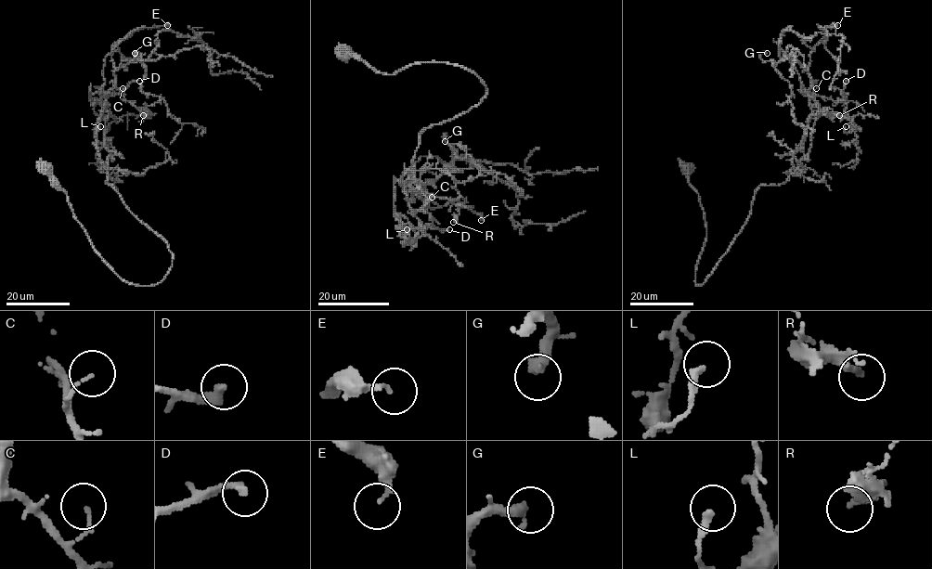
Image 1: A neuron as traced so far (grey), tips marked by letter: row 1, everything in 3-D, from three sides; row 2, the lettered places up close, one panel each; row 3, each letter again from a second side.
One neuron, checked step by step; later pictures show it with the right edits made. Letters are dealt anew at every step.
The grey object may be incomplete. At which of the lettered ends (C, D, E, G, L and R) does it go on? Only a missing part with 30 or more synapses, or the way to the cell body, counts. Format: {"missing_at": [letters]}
{"missing_at": []}

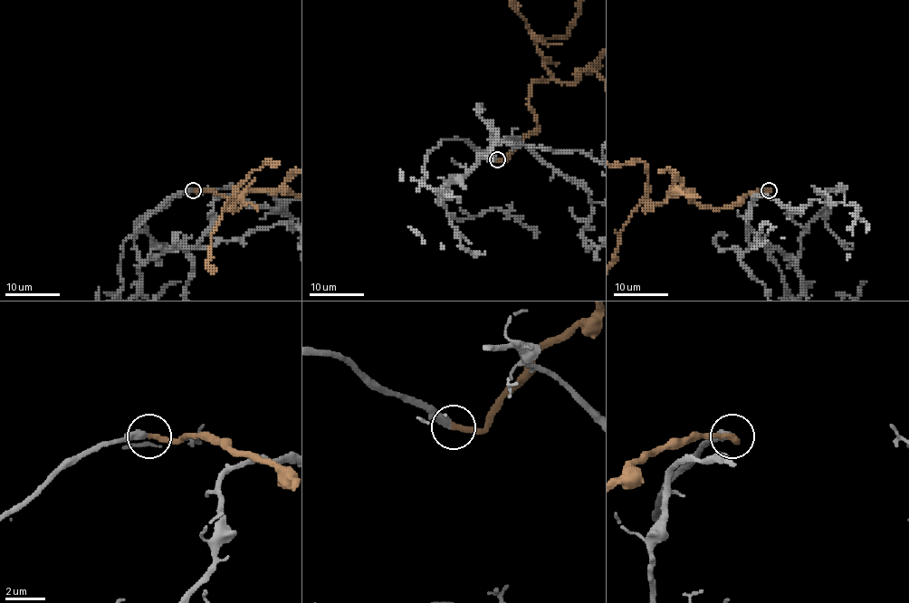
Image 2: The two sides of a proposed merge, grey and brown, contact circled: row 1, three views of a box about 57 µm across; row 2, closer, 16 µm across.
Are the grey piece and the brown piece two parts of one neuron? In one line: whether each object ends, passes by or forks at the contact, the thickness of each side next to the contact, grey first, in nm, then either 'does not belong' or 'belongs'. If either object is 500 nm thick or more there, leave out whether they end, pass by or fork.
grey ends there; brown ends there; 420 nm thick on the grey side, 320 nm on the other; belongs

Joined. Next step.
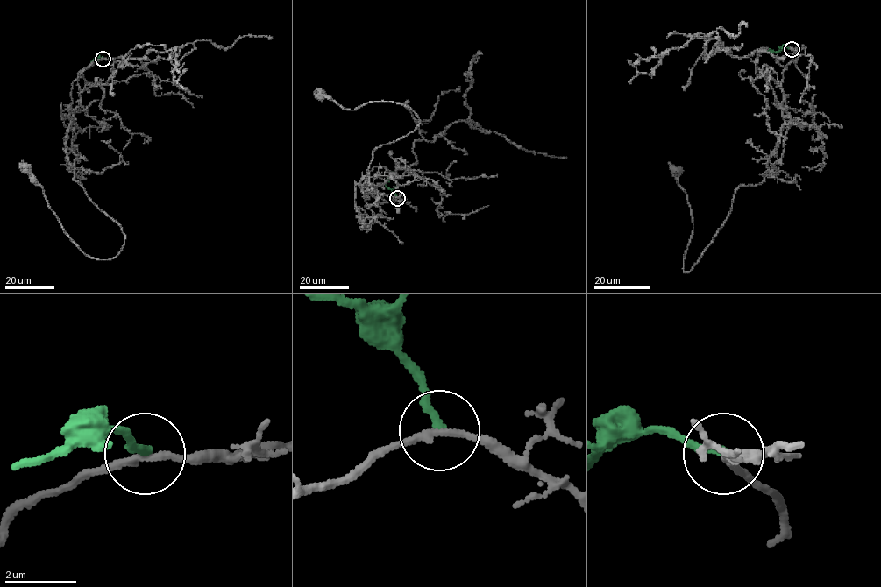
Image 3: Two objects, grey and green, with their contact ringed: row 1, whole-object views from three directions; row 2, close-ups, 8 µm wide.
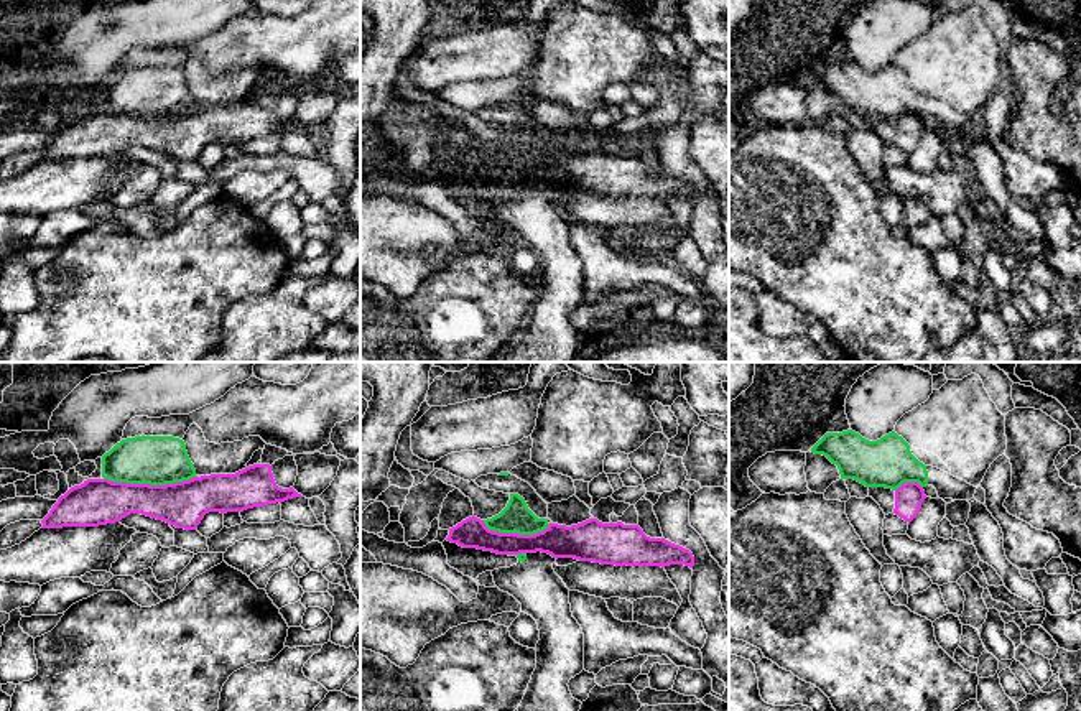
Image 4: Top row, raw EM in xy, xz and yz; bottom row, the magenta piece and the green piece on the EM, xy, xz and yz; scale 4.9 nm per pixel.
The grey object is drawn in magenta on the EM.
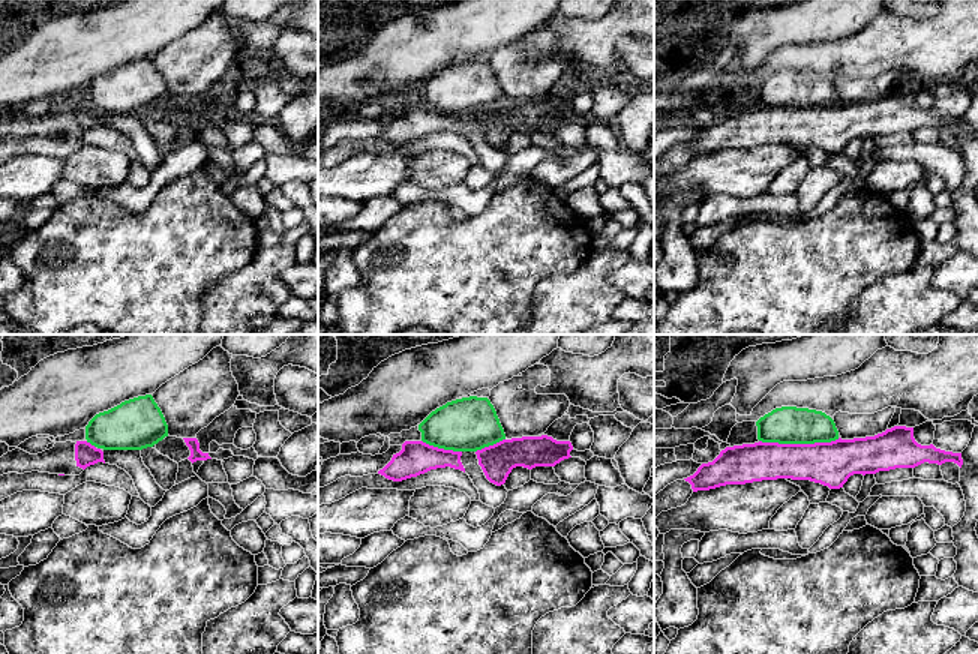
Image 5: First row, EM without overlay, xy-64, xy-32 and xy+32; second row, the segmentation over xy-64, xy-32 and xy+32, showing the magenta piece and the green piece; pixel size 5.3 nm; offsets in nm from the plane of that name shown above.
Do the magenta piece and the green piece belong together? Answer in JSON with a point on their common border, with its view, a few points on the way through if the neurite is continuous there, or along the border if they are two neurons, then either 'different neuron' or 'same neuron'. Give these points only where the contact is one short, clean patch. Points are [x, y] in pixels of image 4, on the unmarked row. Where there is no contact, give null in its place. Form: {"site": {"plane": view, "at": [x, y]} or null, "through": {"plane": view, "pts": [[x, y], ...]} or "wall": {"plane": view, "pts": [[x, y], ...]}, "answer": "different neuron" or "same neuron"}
{"site": {"plane": "xy", "at": [148, 116]}, "wall": {"plane": "xy", "pts": [[196, 107], [165, 116], [127, 116], [104, 111]]}, "answer": "different neuron"}

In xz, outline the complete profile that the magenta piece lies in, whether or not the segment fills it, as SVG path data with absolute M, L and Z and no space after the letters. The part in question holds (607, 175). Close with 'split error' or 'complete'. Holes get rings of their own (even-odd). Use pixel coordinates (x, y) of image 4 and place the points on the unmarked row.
M472 146L449 160L446 171L497 186L541 183L556 191L574 189L615 198L694 198L693 184L680 176L650 170L638 156L602 155L597 150L571 158L550 155L535 166L518 166L489 161L484 151Z; complete

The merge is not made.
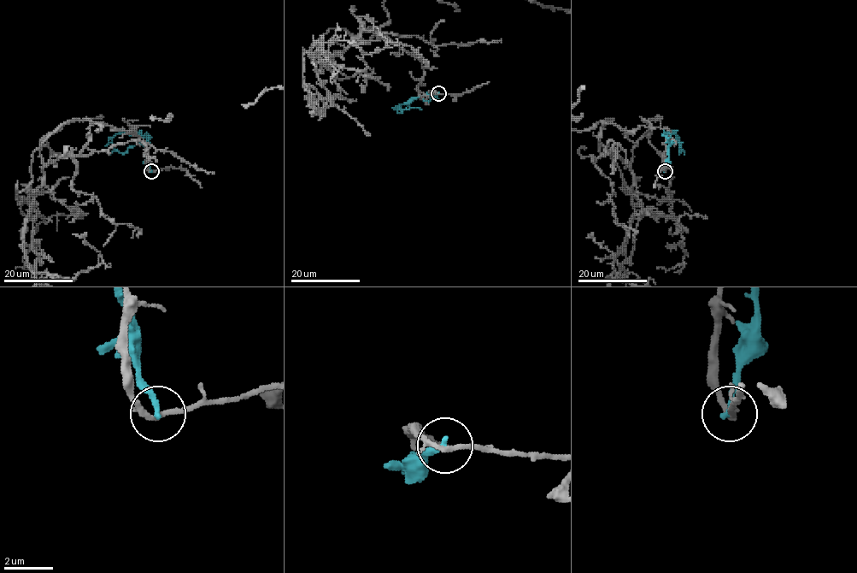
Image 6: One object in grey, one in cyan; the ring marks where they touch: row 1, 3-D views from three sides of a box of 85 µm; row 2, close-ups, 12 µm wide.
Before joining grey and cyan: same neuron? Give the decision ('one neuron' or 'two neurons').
two neurons

